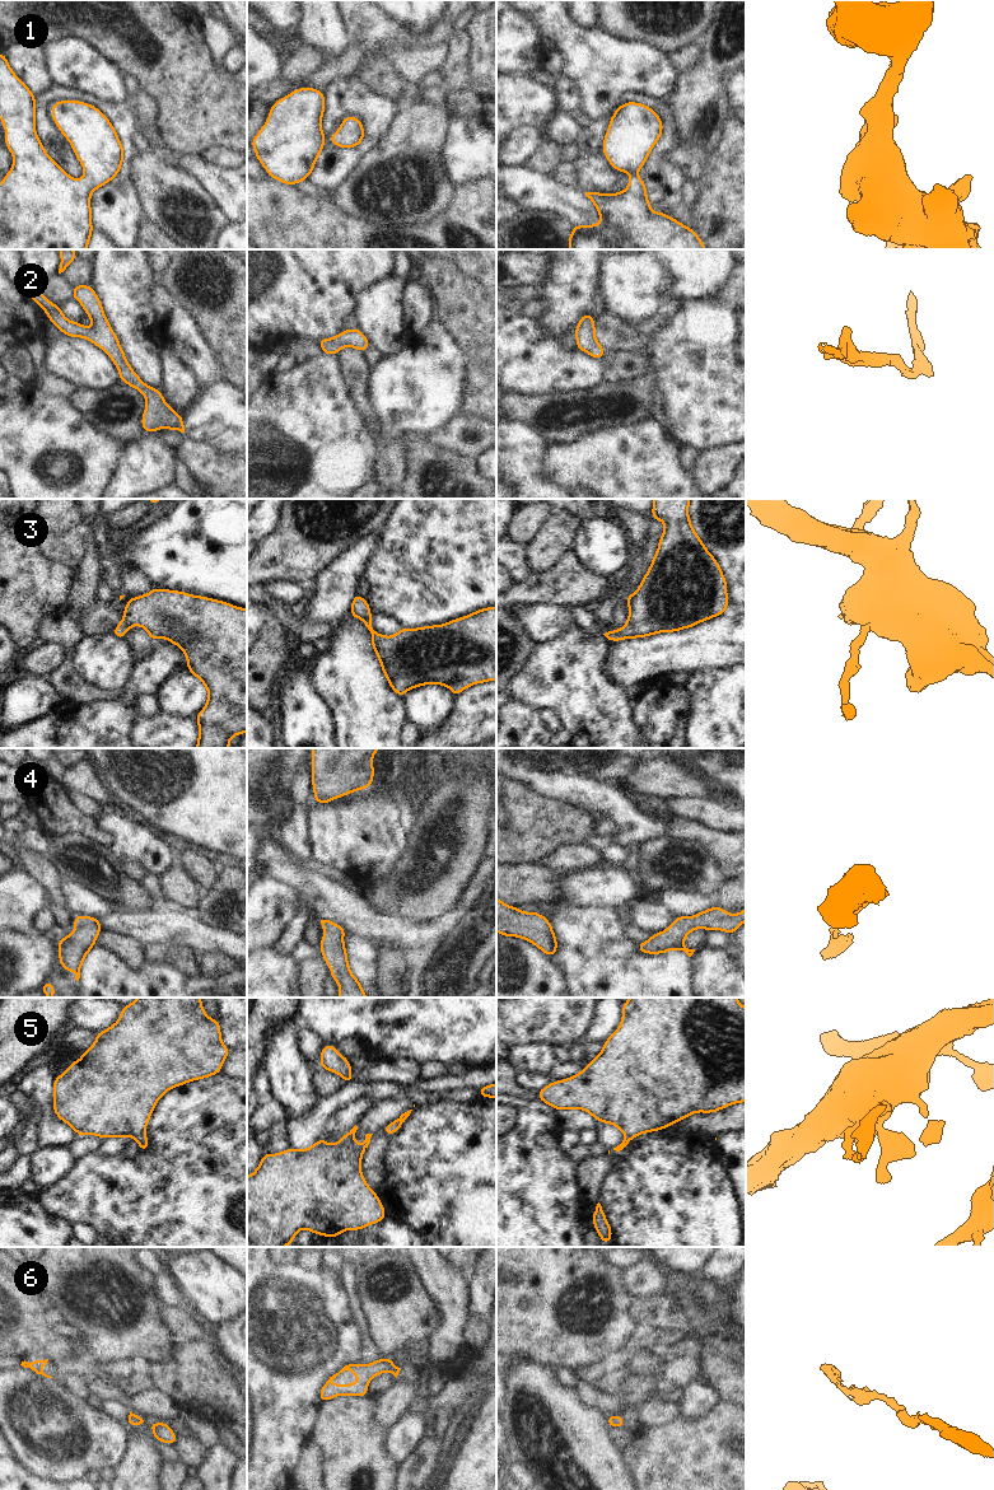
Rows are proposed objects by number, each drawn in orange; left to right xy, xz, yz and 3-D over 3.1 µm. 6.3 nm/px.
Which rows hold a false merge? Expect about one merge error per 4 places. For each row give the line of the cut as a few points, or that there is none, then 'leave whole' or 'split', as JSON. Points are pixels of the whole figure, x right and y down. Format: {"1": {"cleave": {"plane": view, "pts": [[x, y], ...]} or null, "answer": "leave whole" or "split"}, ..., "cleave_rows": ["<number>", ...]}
{"1": {"cleave": null, "answer": "leave whole"}, "2": {"cleave": null, "answer": "leave whole"}, "3": {"cleave": null, "answer": "leave whole"}, "4": {"cleave": null, "answer": "leave whole"}, "5": {"cleave": null, "answer": "leave whole"}, "6": {"cleave": null, "answer": "leave whole"}, "cleave_rows": []}

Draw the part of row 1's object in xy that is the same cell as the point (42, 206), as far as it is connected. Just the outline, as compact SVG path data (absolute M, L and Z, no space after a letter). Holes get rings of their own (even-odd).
M0 53L0 120L13 165L0 182L0 249L87 249L93 233L92 193L120 173L125 149L102 111L81 101L57 101L51 117L70 143L84 177L75 179L46 151L36 132L36 94Z

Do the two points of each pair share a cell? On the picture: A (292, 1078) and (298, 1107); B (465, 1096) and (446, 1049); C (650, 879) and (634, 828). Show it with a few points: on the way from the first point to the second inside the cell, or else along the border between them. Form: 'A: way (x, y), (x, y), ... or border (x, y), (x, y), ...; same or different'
A: way (292, 1086), (298, 1100); same
B: border (477, 1089), (458, 1087), (443, 1089), (437, 1094); different
C: border (667, 835), (657, 835), (648, 839), (639, 850); different

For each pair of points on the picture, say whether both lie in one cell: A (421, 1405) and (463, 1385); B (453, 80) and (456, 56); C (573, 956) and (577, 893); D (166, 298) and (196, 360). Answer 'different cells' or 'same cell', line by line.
A: same cell
B: same cell
C: different cells
D: same cell

